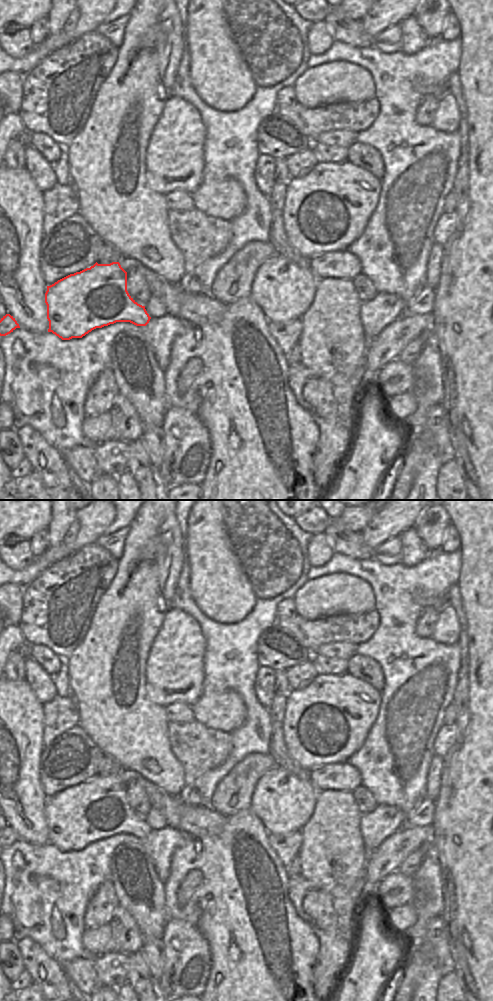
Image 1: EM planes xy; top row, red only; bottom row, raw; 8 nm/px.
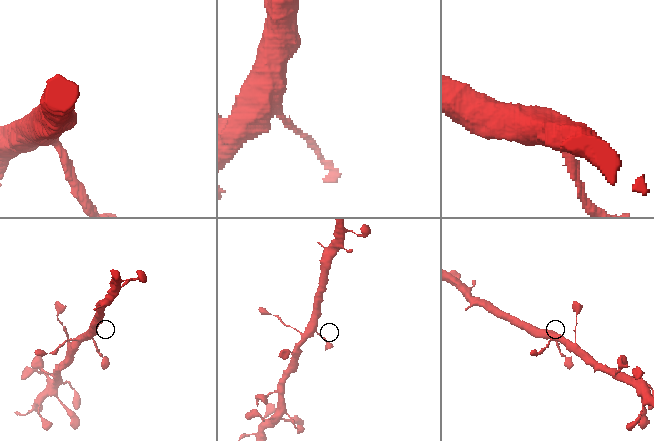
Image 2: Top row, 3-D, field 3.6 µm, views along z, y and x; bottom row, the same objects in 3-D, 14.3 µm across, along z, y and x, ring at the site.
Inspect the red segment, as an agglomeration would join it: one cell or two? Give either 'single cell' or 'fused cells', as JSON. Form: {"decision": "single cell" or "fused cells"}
{"decision": "single cell"}

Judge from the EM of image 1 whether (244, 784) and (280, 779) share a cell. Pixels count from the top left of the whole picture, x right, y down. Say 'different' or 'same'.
different

